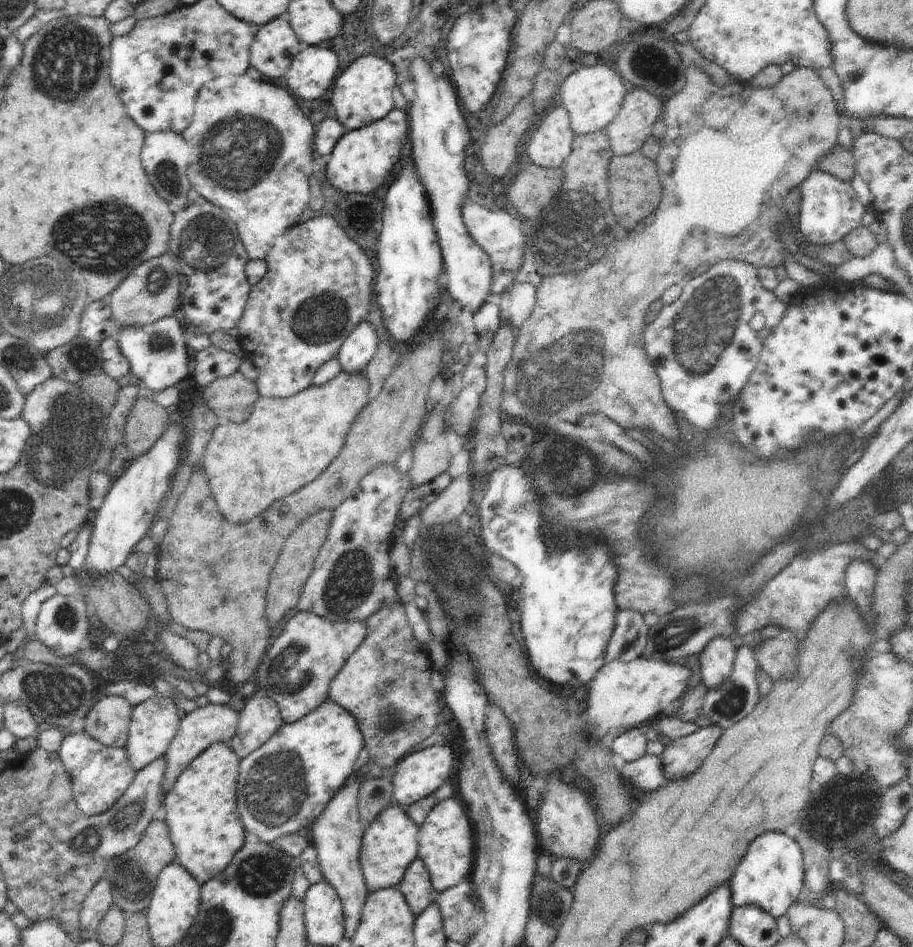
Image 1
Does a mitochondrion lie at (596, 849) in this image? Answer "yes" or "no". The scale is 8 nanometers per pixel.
no

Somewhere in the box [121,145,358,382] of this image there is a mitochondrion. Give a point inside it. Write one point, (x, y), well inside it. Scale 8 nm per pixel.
(207, 241)

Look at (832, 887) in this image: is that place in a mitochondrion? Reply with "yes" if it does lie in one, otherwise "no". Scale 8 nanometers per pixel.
no

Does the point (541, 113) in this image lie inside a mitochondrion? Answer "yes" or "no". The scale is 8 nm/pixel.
no

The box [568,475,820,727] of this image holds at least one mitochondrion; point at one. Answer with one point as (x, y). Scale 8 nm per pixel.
(736, 702)

